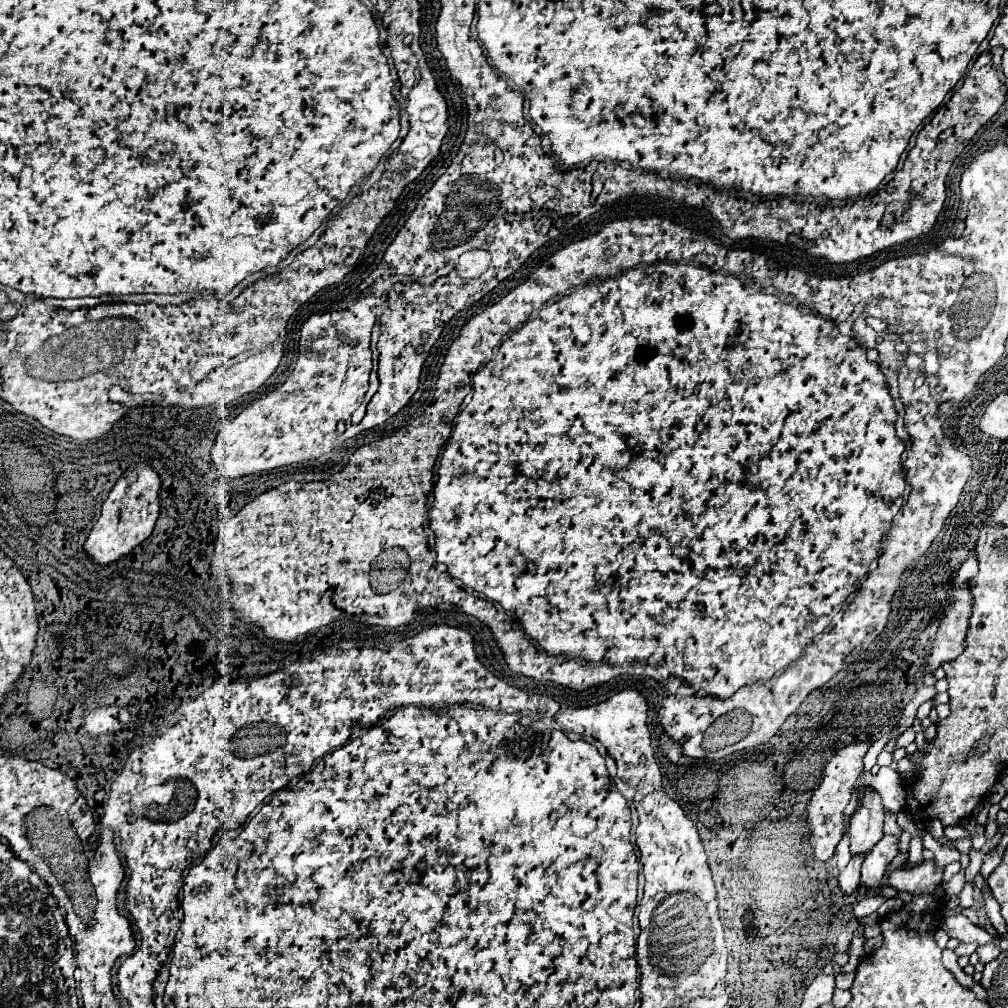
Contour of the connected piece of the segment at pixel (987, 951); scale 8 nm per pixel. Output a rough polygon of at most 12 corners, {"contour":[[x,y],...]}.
{"contour":[[998,944],[980,946],[976,952],[980,962],[994,960],[1000,954]]}

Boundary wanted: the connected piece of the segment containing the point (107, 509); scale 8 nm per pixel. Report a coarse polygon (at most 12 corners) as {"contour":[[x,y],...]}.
{"contour":[[122,476],[84,542],[98,566],[132,554],[154,530],[160,476]]}

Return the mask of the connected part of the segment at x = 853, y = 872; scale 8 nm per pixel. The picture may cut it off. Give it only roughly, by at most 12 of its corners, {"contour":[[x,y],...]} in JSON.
{"contour":[[852,856],[840,872],[840,888],[852,894],[858,888],[864,856]]}

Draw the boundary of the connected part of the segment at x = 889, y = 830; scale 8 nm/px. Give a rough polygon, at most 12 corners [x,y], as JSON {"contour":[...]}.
{"contour":[[890,810],[884,818],[884,834],[902,834],[896,824],[896,814]]}

